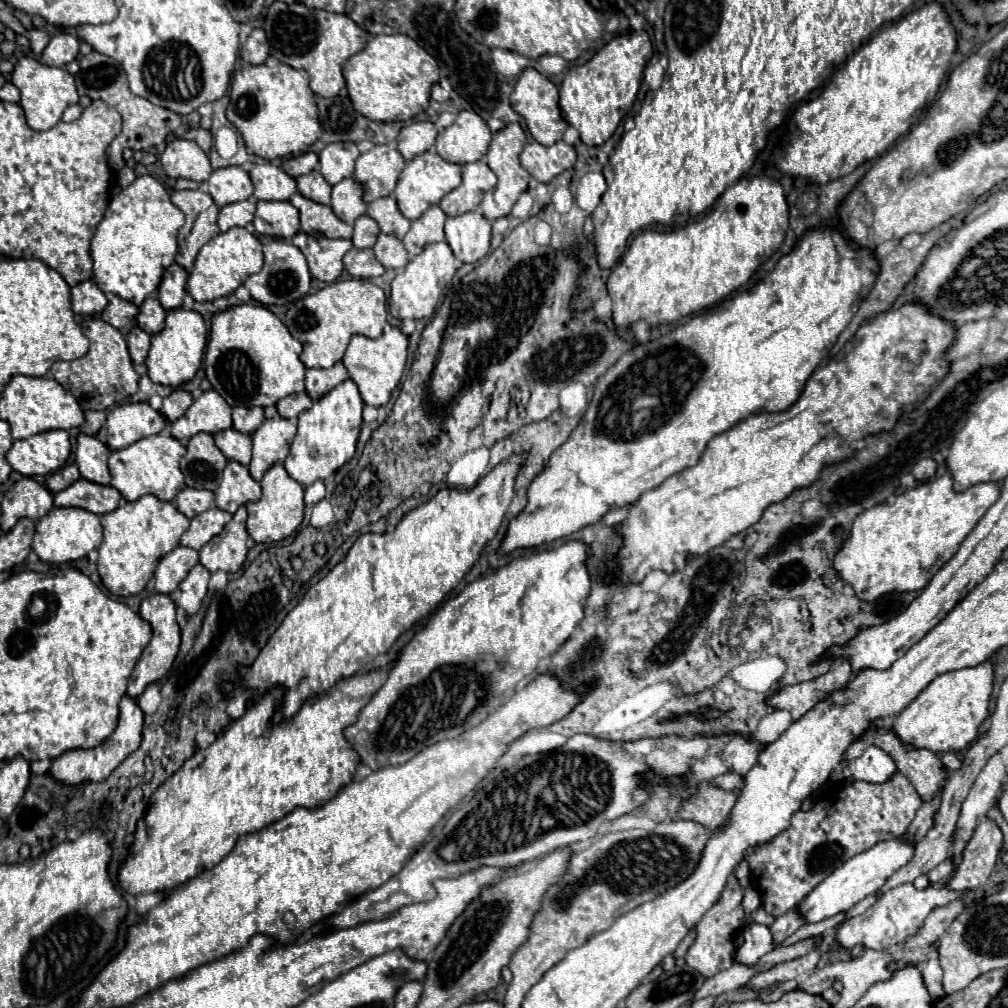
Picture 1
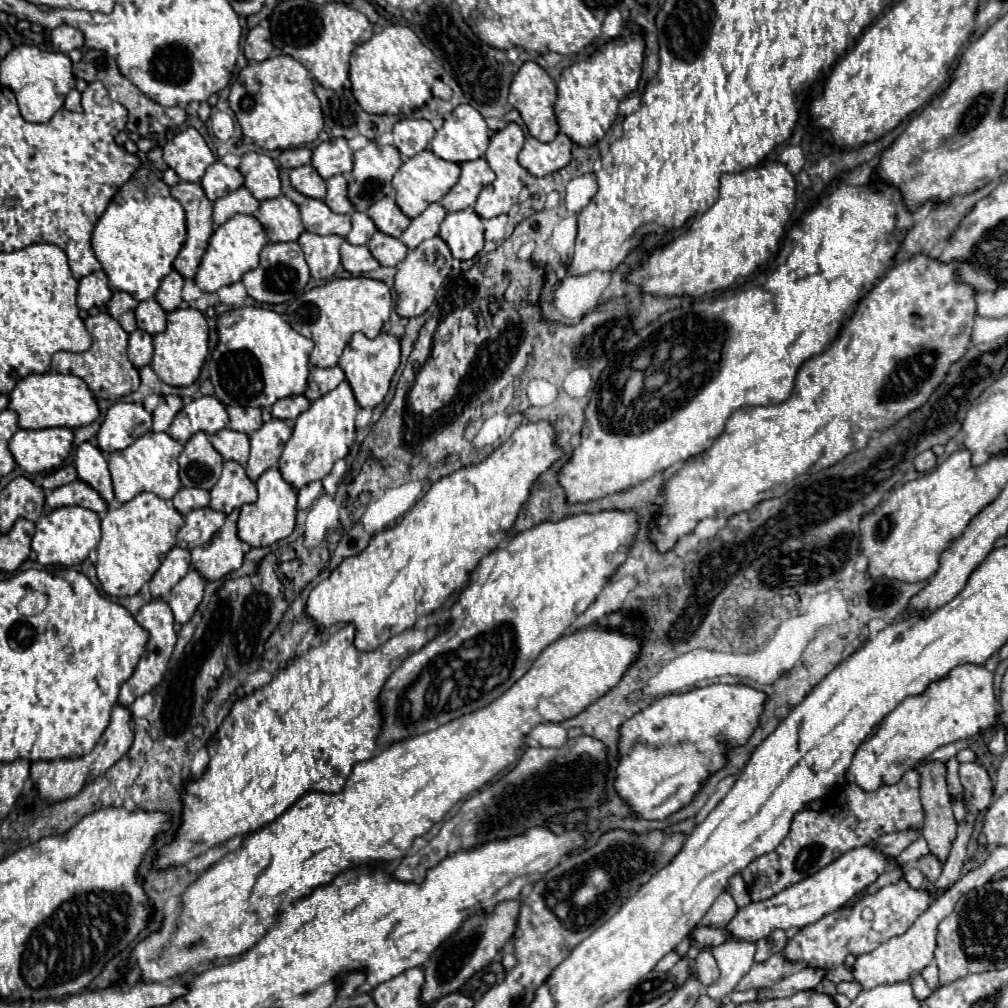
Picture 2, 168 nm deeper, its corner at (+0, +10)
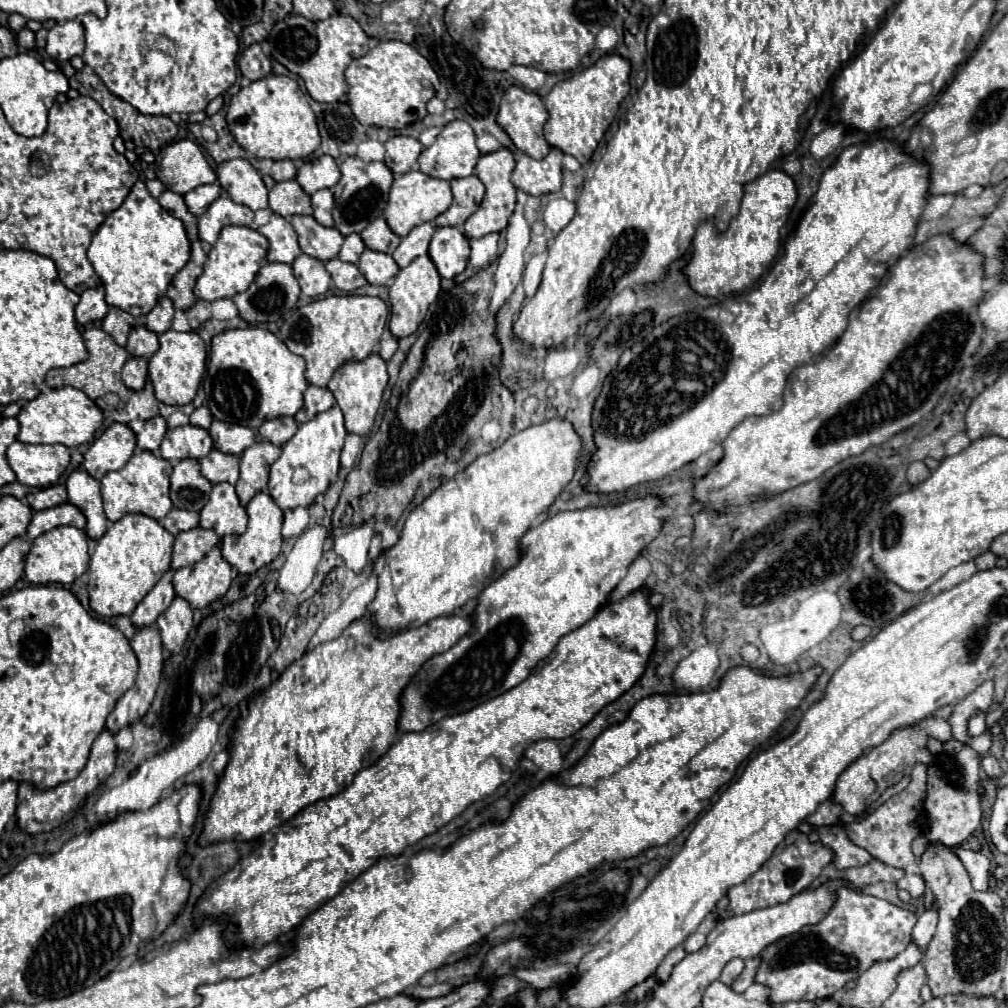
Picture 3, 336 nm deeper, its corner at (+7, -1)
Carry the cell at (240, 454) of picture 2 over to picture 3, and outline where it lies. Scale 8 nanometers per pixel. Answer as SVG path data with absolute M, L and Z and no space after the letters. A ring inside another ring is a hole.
M213 449L205 459L201 459L199 467L201 475L209 479L213 485L223 481L235 485L239 479L239 459L235 455L225 455L217 449Z

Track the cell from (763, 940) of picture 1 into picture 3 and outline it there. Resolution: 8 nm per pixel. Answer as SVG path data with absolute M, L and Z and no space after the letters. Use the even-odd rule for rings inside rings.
M731 959L727 965L725 965L725 969L723 969L723 973L721 973L721 977L719 977L719 981L723 981L725 985L729 985L729 983L733 983L733 979L737 979L739 975L741 975L741 971L743 971L743 967L745 967L745 963L743 963L743 959Z

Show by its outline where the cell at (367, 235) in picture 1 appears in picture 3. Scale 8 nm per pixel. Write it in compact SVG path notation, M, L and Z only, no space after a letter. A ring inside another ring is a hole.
M353 233L353 235L345 237L345 243L343 243L341 253L339 253L339 259L347 261L347 263L359 263L359 257L361 257L363 251L365 251L363 239L357 233Z

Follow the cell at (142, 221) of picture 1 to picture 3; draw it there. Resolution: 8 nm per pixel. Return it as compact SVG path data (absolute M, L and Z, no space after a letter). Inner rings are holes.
M137 181L125 203L113 211L97 229L87 257L105 287L105 301L133 317L147 315L165 295L173 275L185 267L191 257L191 241L183 221L167 213L153 199L143 181Z

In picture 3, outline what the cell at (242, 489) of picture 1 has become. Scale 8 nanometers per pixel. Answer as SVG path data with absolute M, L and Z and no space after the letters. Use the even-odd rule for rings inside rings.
M217 483L211 491L207 505L201 511L199 525L213 529L219 537L241 535L247 527L247 513L241 507L235 487L229 483Z

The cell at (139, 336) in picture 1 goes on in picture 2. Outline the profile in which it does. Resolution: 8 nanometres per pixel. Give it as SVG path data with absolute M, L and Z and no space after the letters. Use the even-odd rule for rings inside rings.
M134 330L128 338L128 358L136 368L150 364L152 360L152 336L144 330Z

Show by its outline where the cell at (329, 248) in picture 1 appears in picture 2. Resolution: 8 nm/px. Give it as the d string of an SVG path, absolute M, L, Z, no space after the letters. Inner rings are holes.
M304 232L298 238L298 244L304 252L304 258L310 266L312 278L332 278L340 266L340 244L342 236L320 236L312 232Z

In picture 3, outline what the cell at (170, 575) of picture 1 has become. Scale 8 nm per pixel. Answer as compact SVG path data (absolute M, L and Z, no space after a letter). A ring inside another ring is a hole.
M167 571L159 583L145 595L145 599L137 605L137 609L131 615L131 623L141 629L141 627L149 627L155 625L157 617L171 605L171 601L175 599L175 591L171 585L171 577L173 571Z

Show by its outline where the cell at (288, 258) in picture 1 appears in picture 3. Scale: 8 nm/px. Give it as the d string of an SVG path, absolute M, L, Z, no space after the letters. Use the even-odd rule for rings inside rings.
M263 263L255 283L251 283L251 287L243 293L237 293L233 297L233 303L239 309L239 317L245 319L247 323L271 323L271 321L279 321L289 309L295 307L299 297L299 283L293 275L291 265L285 263Z

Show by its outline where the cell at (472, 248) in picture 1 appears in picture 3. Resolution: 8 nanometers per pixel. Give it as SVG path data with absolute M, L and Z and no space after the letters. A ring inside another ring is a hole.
M439 227L429 243L429 257L445 279L463 273L469 261L469 241L457 227Z

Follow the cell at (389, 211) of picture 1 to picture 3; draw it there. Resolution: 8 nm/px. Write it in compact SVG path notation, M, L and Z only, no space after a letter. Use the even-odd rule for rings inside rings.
M377 217L369 227L361 233L361 239L367 249L371 251L381 251L381 253L393 253L399 245L399 237L389 229L383 217Z

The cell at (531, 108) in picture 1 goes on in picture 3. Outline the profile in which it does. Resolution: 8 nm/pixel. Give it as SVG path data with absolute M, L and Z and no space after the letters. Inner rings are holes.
M519 85L505 91L497 113L497 123L511 137L513 145L533 159L543 159L549 145L543 137L543 125L549 119L539 95L527 93Z

